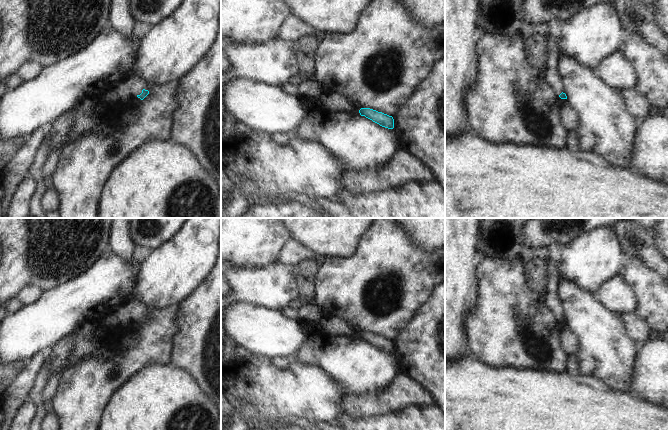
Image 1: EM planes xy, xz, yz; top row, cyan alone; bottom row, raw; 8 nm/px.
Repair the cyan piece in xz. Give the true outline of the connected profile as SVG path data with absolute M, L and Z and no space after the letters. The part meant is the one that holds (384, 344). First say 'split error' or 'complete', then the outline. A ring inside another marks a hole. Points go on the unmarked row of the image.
complete | M361 332L359 334L361 340L372 344L373 346L379 348L382 351L393 353L394 352L394 343L392 340L378 336L370 332Z

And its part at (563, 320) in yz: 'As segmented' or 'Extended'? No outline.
Extended

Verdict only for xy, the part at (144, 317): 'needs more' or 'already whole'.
needs more

